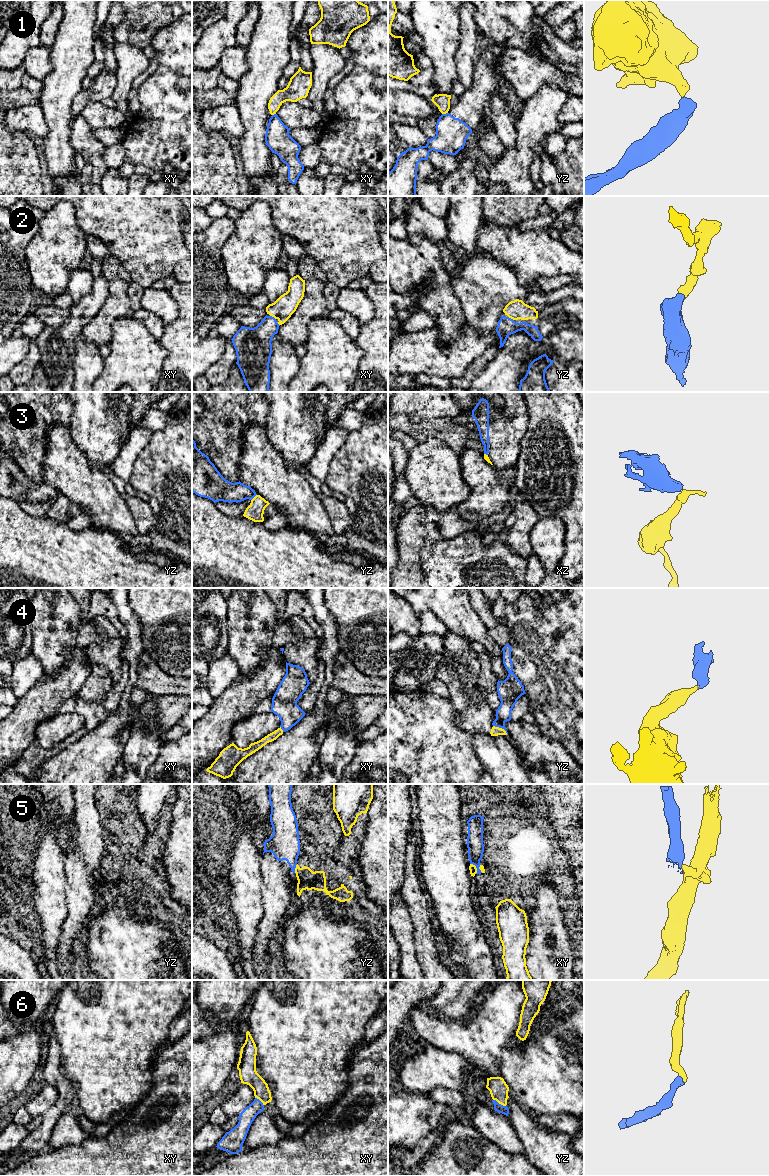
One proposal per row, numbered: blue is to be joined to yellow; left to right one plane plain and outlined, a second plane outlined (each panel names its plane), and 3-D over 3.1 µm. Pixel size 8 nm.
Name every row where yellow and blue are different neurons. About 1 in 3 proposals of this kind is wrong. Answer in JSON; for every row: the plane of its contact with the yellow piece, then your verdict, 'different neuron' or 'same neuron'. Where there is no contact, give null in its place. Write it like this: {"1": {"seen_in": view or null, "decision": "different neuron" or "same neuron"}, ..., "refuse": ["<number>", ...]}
{"1": {"seen_in": "yz", "decision": "different neuron"}, "2": {"seen_in": "xy", "decision": "same neuron"}, "3": {"seen_in": "yz", "decision": "different neuron"}, "4": {"seen_in": "yz", "decision": "same neuron"}, "5": {"seen_in": "xy", "decision": "different neuron"}, "6": {"seen_in": "yz", "decision": "same neuron"}, "refuse": ["1", "3", "5"]}

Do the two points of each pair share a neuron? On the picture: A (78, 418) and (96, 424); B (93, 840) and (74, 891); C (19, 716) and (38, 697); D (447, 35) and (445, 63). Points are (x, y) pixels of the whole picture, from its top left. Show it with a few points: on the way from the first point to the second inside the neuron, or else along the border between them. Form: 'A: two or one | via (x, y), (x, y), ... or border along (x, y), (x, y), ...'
A: one | via (82, 418), (90, 418), (92, 420)
B: one | via (86, 853), (81, 860), (81, 878)
C: one | via (24, 711), (33, 702)
D: one | via (445, 42), (445, 56)

